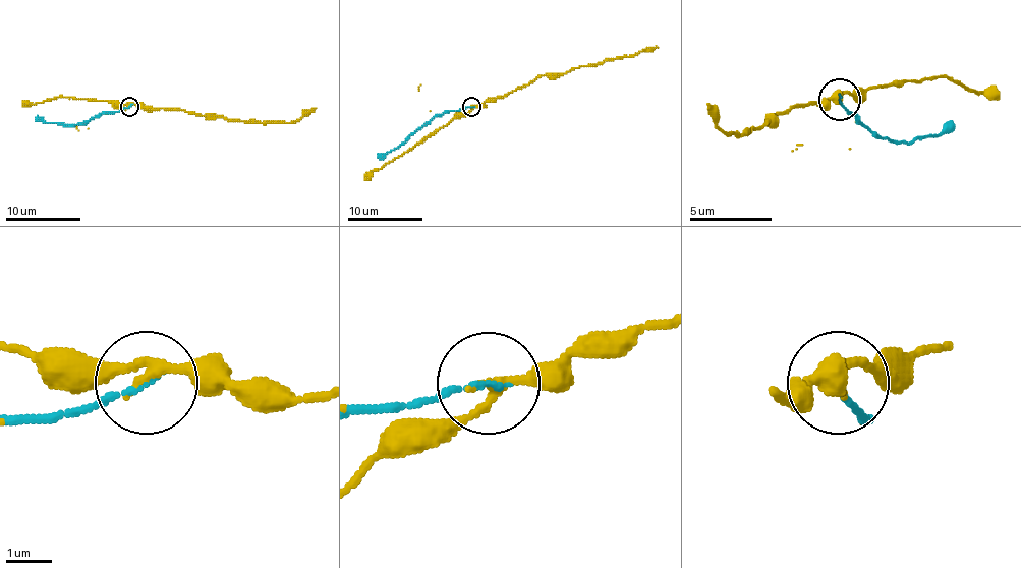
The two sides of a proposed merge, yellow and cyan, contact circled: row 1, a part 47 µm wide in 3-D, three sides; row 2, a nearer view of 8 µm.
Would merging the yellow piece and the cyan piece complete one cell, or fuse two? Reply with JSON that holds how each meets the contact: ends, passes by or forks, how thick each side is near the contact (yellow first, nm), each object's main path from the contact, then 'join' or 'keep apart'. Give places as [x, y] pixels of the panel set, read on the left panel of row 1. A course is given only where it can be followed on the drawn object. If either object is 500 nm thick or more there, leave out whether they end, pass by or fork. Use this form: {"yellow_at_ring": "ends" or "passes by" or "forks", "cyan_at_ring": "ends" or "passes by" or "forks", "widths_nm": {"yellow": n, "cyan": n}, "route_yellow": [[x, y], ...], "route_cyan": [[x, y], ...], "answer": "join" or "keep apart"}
{"yellow_at_ring": "passes by", "cyan_at_ring": "ends", "widths_nm": {"yellow": 200, "cyan": 120}, "route_yellow": [[129, 106], [140, 104], [264, 123], [295, 123], [316, 108]], "route_cyan": [[129, 106], [118, 112], [105, 112], [80, 124], [58, 124], [36, 117]], "answer": "join"}

